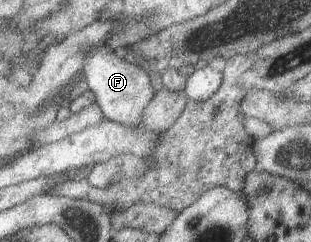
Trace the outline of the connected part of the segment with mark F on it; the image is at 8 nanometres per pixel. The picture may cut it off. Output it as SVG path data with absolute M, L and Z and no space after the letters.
M97 45L87 53L82 74L87 79L88 88L95 93L97 104L103 109L106 118L127 126L139 125L143 121L145 107L156 95L151 75L143 67L135 62L125 61L119 52L107 45Z

